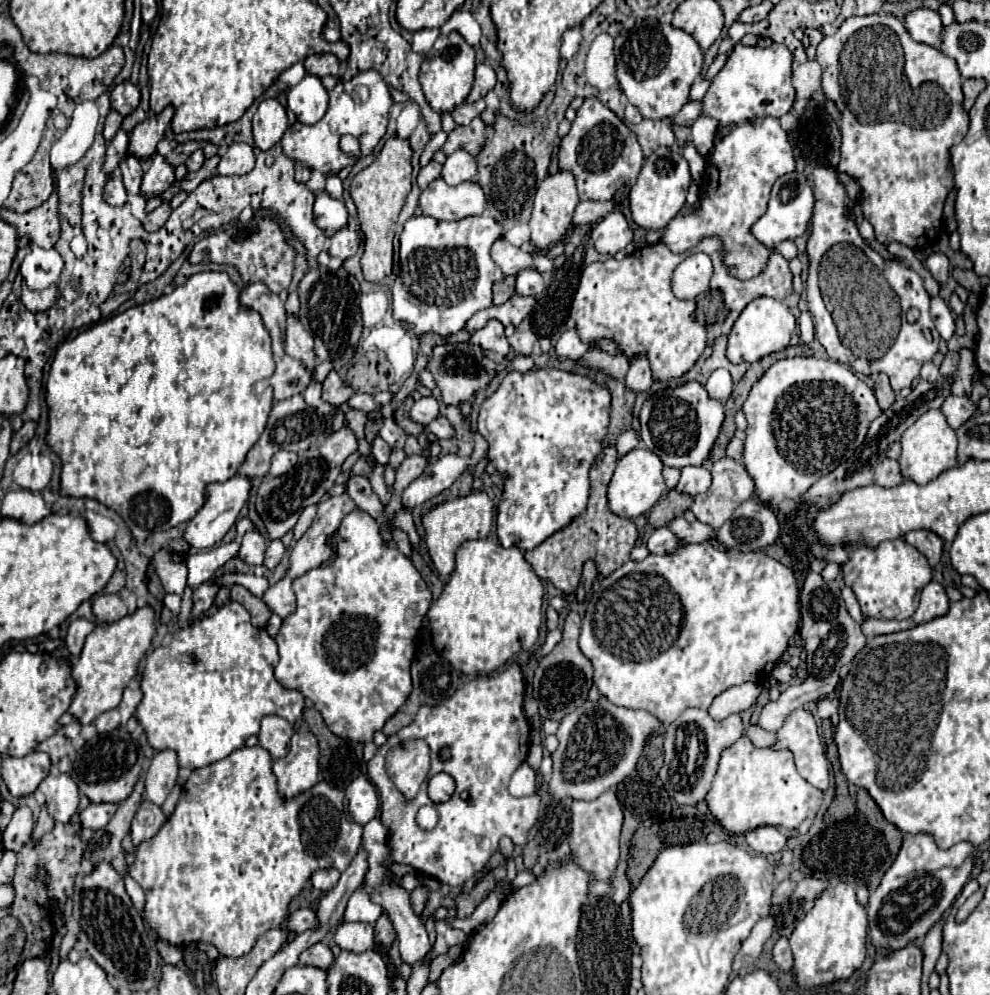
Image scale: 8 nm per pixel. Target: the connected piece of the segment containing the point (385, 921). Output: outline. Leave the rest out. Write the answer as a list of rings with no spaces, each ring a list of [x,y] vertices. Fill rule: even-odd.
[[[382,915],[382,917],[376,921],[374,929],[376,929],[376,941],[378,941],[378,943],[382,943],[382,945],[392,945],[392,943],[394,943],[396,931],[394,931],[388,915]]]

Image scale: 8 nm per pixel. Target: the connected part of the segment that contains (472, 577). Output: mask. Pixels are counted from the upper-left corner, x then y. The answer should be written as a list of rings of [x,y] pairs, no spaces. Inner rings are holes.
[[[488,539],[466,541],[456,553],[456,569],[452,571],[450,581],[444,585],[442,595],[428,611],[432,645],[440,657],[452,663],[456,671],[462,671],[464,675],[488,675],[514,661],[518,653],[530,653],[536,647],[542,627],[542,597],[542,581],[520,549],[504,549]]]

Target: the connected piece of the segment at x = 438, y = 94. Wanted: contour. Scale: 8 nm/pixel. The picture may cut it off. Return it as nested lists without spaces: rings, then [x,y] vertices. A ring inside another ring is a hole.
[[[450,33],[450,37],[438,37],[438,41],[426,53],[424,63],[420,67],[420,85],[428,105],[440,115],[452,113],[456,107],[464,105],[474,83],[474,69],[476,53],[470,45],[466,45],[464,37],[458,37],[458,33]]]

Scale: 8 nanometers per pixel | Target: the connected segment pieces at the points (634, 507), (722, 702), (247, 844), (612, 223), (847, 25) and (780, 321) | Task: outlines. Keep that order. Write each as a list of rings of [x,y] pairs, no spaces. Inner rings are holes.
[[[638,447],[638,449],[632,449],[628,455],[620,457],[618,467],[614,471],[614,477],[608,485],[610,509],[620,517],[638,517],[642,513],[648,513],[664,493],[662,471],[664,471],[664,463],[650,449]]]
[[[742,683],[738,687],[730,687],[712,701],[708,713],[714,721],[722,721],[732,713],[742,713],[756,703],[760,691],[762,687],[758,683]]]
[[[256,745],[256,747],[240,747],[236,751],[232,751],[228,757],[220,759],[220,761],[214,761],[212,765],[206,765],[206,767],[200,767],[200,769],[194,769],[190,779],[186,781],[186,785],[182,787],[182,795],[176,803],[176,809],[174,813],[168,817],[168,821],[160,827],[160,831],[140,843],[138,851],[136,851],[136,861],[132,867],[128,867],[130,871],[130,877],[140,883],[140,887],[144,889],[146,893],[146,905],[144,905],[144,919],[152,925],[152,929],[156,929],[156,933],[160,935],[160,939],[172,943],[172,945],[178,945],[178,947],[186,947],[188,943],[196,943],[196,941],[204,941],[204,943],[212,943],[220,955],[226,955],[226,957],[242,957],[242,955],[248,955],[256,941],[270,929],[280,929],[282,923],[286,921],[288,913],[290,913],[290,903],[300,895],[300,891],[304,887],[308,887],[310,883],[310,877],[318,871],[318,869],[326,869],[326,867],[334,867],[338,871],[344,871],[350,861],[354,859],[356,851],[360,849],[360,843],[362,843],[362,825],[356,823],[348,809],[346,809],[346,797],[344,797],[344,791],[342,789],[336,789],[336,787],[330,787],[326,781],[318,781],[312,789],[308,791],[302,791],[290,799],[282,797],[278,793],[278,783],[274,781],[274,773],[272,773],[272,763],[274,759],[270,757],[270,753]]]
[[[612,211],[594,225],[592,241],[598,253],[616,255],[632,241],[632,229],[620,211]]]
[[[894,15],[846,19],[834,35],[820,41],[816,61],[822,67],[824,95],[842,111],[842,157],[838,169],[854,177],[862,187],[860,205],[864,219],[874,227],[876,239],[884,245],[898,241],[912,249],[930,247],[940,233],[944,201],[954,189],[950,147],[964,139],[970,125],[968,113],[962,107],[964,93],[958,63],[940,49],[914,41],[904,23]],[[872,107],[888,107],[892,117],[872,123]]]
[[[758,297],[746,305],[746,309],[740,313],[738,321],[734,323],[734,327],[728,335],[726,357],[732,363],[752,365],[770,353],[786,349],[790,345],[790,337],[792,337],[794,329],[796,329],[796,317],[782,301],[772,299],[772,297]]]

